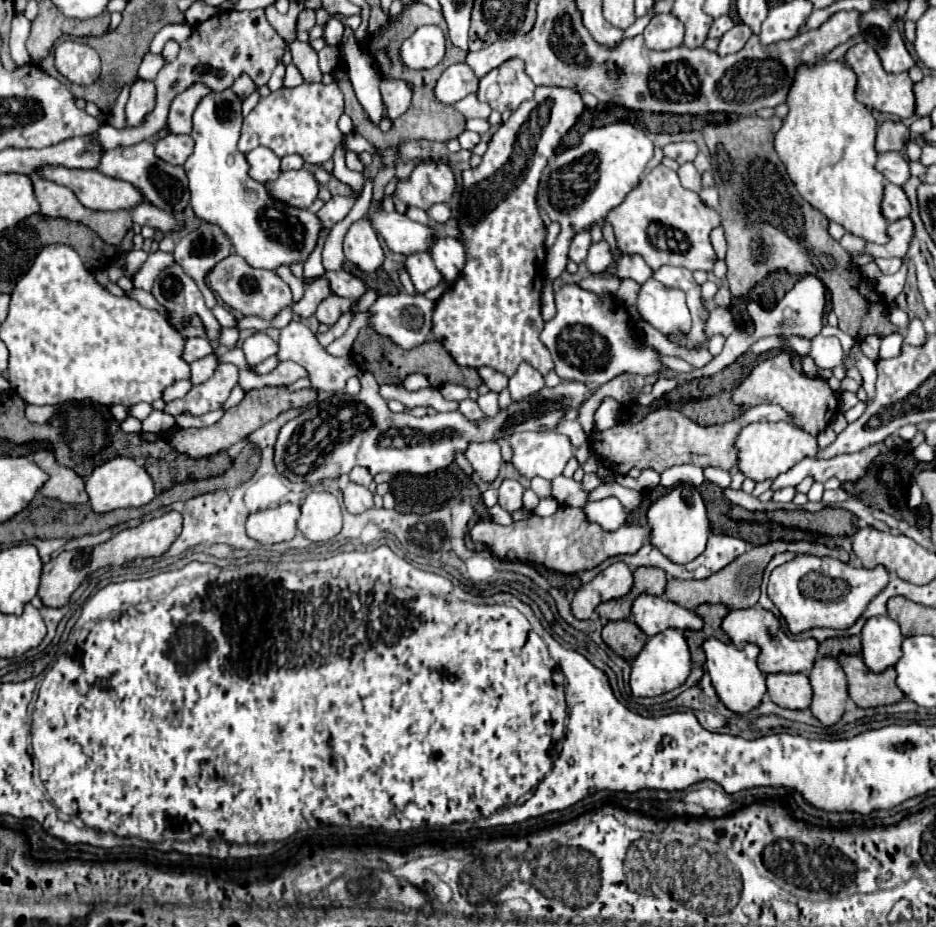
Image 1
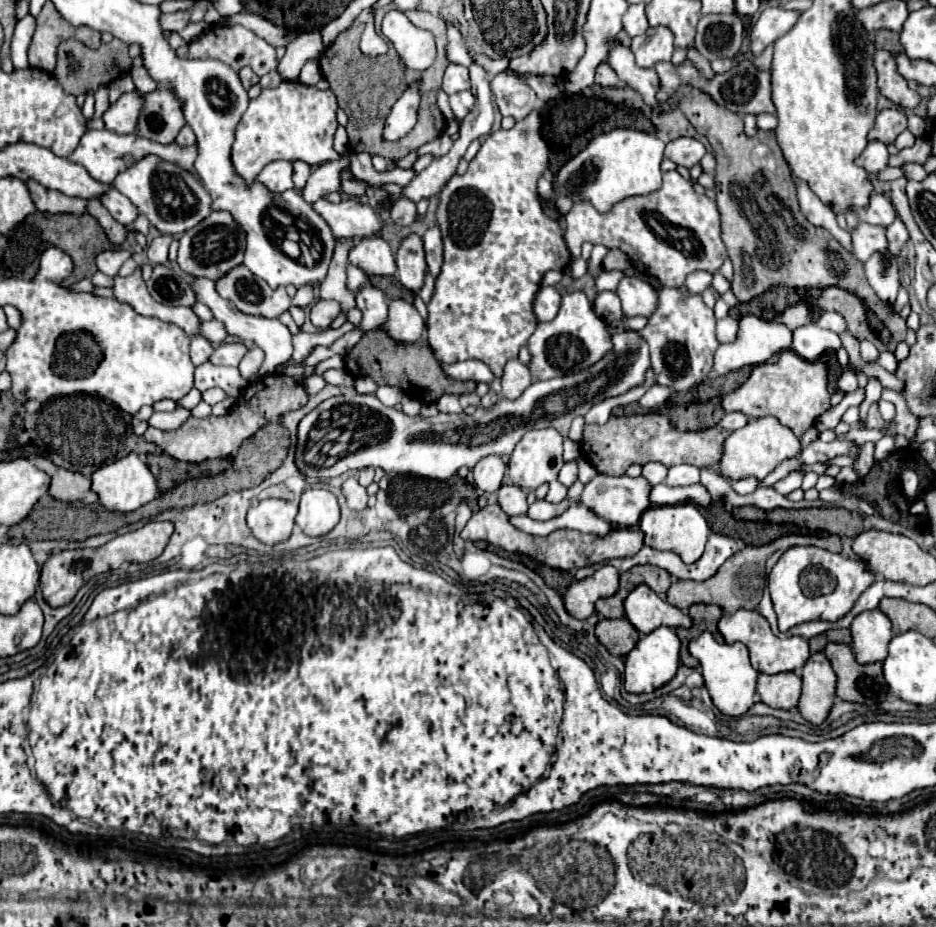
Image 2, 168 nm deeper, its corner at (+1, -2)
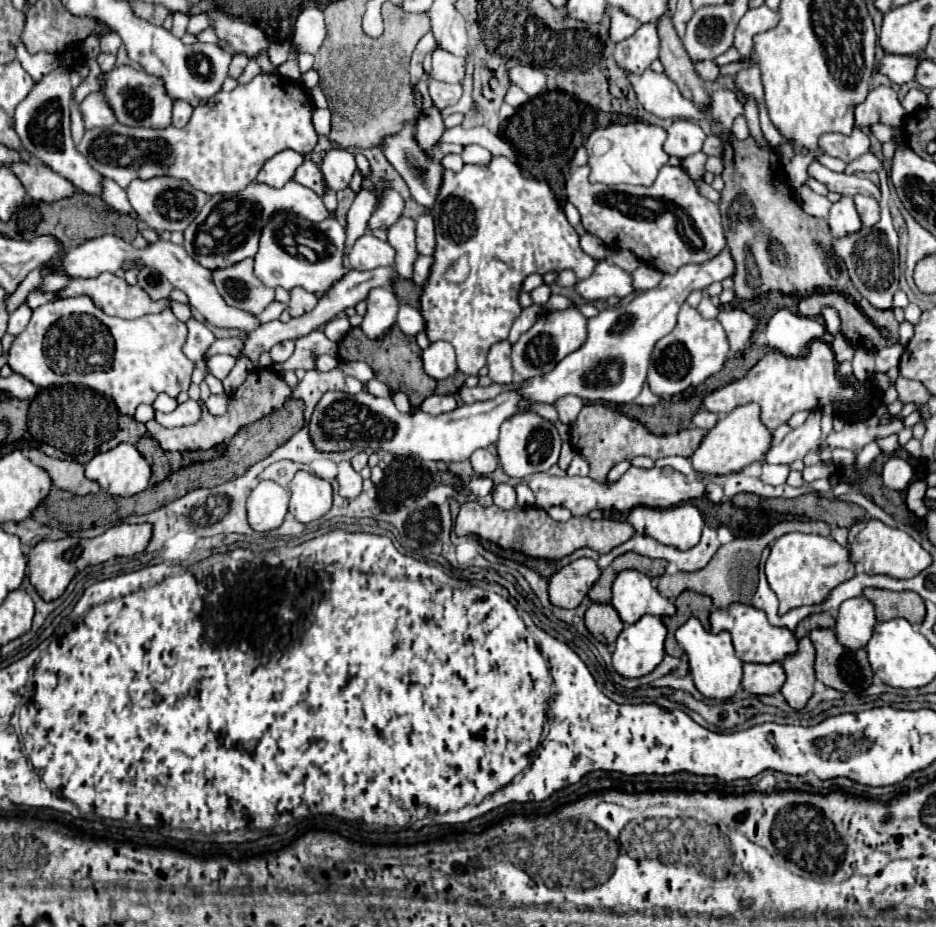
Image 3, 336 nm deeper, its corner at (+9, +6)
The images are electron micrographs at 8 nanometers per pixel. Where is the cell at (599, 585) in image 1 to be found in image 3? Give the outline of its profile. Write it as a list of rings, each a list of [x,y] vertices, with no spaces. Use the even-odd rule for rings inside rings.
[[[580,558],[562,570],[558,570],[550,580],[550,602],[558,608],[576,608],[600,578],[600,568],[590,558]]]

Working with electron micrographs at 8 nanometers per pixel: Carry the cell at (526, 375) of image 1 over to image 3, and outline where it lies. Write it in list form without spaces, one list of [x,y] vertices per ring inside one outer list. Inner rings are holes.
[[[498,342],[490,348],[488,354],[488,370],[490,380],[496,384],[512,384],[514,382],[514,368],[510,362],[510,342]]]

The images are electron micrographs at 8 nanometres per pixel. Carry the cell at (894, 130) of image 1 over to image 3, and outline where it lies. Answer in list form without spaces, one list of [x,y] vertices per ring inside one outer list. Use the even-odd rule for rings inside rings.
[[[888,86],[870,90],[868,98],[856,106],[856,126],[870,128],[872,124],[902,126],[906,110],[902,108],[896,92]]]

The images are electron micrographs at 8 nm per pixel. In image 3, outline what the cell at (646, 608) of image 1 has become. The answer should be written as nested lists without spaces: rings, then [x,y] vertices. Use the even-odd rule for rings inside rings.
[[[624,570],[622,574],[618,574],[612,586],[612,606],[616,608],[624,624],[634,624],[644,614],[676,614],[676,606],[670,600],[662,598],[652,586],[650,578],[638,570]]]

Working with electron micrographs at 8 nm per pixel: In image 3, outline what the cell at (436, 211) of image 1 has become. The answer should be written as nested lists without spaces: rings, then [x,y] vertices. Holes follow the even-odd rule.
[[[258,74],[252,82],[240,84],[232,92],[220,92],[206,106],[198,106],[190,122],[182,130],[174,126],[168,126],[164,130],[132,128],[116,122],[110,128],[86,130],[84,138],[76,144],[76,150],[88,158],[94,170],[114,180],[122,188],[126,188],[134,178],[152,178],[158,174],[166,174],[182,178],[210,196],[216,192],[240,192],[256,180],[256,174],[262,168],[262,164],[274,154],[282,150],[294,150],[306,156],[316,148],[318,134],[312,126],[312,112],[314,104],[310,102],[310,96],[302,88],[302,84],[290,78],[282,78],[278,74]]]

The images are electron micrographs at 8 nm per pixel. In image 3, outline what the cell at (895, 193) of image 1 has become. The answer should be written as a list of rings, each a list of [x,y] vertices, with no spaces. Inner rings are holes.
[[[856,194],[856,196],[854,196],[854,204],[856,204],[858,216],[860,216],[860,220],[862,220],[864,226],[874,226],[874,222],[878,222],[878,218],[880,218],[880,208],[878,208],[878,202],[876,202],[874,198]]]

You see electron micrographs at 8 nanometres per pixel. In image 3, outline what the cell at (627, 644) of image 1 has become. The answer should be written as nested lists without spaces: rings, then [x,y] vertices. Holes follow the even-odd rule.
[[[592,604],[586,610],[584,620],[586,620],[586,628],[590,630],[590,634],[598,642],[602,642],[610,648],[614,646],[618,634],[624,628],[624,622],[620,620],[620,616],[612,604]]]

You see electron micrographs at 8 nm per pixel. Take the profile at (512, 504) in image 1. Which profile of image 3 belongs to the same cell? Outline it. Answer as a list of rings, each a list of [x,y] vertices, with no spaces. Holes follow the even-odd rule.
[[[498,484],[492,490],[494,496],[494,504],[504,508],[504,510],[512,510],[516,506],[516,490],[510,484]]]

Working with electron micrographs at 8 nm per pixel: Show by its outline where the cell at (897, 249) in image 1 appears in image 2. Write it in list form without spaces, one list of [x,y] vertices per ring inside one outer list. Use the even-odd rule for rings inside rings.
[[[860,222],[852,232],[852,250],[854,256],[860,262],[866,262],[874,252],[886,252],[888,240],[886,240],[886,230],[882,226],[872,226],[866,222]]]

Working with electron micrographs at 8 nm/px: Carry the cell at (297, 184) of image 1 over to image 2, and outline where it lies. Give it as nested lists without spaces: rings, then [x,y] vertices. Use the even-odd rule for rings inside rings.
[[[342,154],[334,162],[326,162],[318,168],[312,170],[308,184],[302,190],[302,196],[306,202],[316,202],[318,198],[328,196],[330,192],[340,192],[340,182],[342,182],[342,172],[350,168],[350,154]]]

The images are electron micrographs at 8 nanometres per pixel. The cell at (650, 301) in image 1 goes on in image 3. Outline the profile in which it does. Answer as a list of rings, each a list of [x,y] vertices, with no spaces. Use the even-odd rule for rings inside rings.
[[[602,260],[596,264],[596,270],[588,280],[576,284],[576,292],[584,300],[606,300],[610,296],[628,298],[634,294],[632,274],[614,266],[610,260]]]

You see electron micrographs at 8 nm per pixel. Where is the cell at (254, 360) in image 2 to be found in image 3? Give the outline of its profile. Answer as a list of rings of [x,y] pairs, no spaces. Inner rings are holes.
[[[218,354],[218,356],[212,356],[208,362],[206,362],[206,368],[218,378],[218,380],[224,380],[228,376],[228,372],[236,366],[238,362],[238,356],[228,356],[228,354]]]

